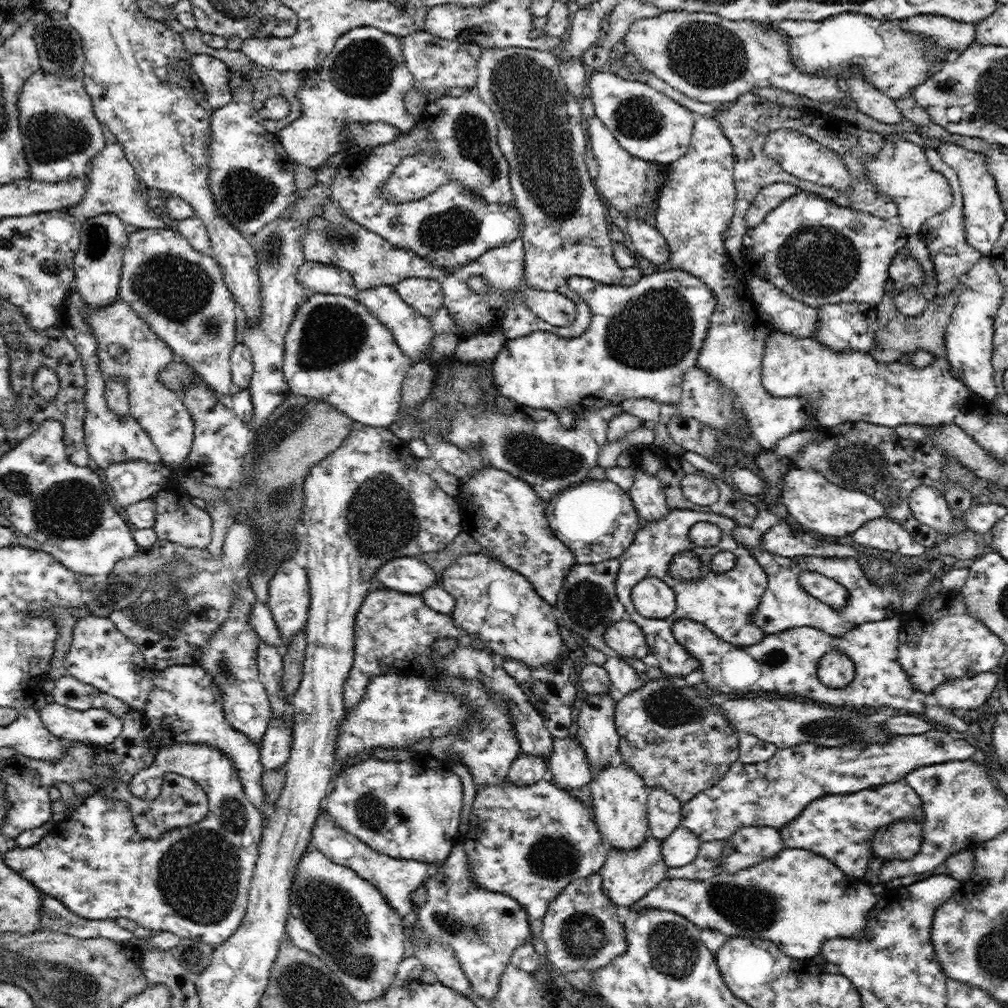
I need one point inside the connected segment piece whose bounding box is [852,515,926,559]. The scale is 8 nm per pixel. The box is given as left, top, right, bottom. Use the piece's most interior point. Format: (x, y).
(883, 533)

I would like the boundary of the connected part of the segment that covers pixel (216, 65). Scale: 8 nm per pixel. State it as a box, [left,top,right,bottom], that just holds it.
[191,53,233,108]

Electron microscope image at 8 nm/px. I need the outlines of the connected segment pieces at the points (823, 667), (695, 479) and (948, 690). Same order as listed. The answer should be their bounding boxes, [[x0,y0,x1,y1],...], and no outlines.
[[818,650,855,688],[681,471,719,506],[932,670,997,711]]

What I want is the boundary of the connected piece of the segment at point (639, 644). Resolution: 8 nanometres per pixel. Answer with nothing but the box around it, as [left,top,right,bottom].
[603,617,649,660]

